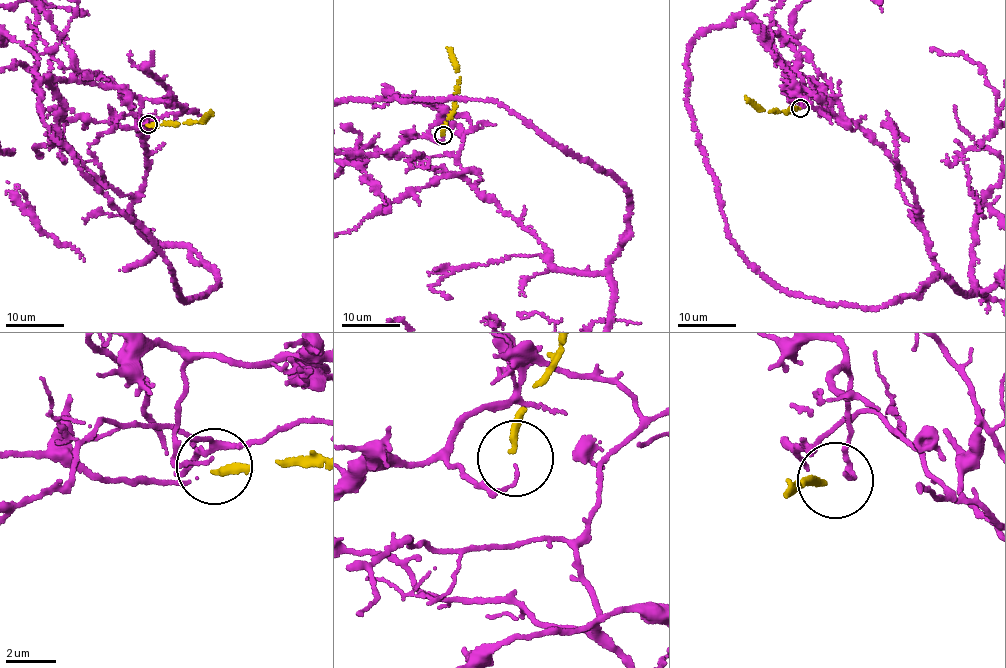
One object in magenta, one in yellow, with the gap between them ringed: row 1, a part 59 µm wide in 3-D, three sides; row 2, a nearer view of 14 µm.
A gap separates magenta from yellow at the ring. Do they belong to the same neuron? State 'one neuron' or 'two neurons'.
two neurons

